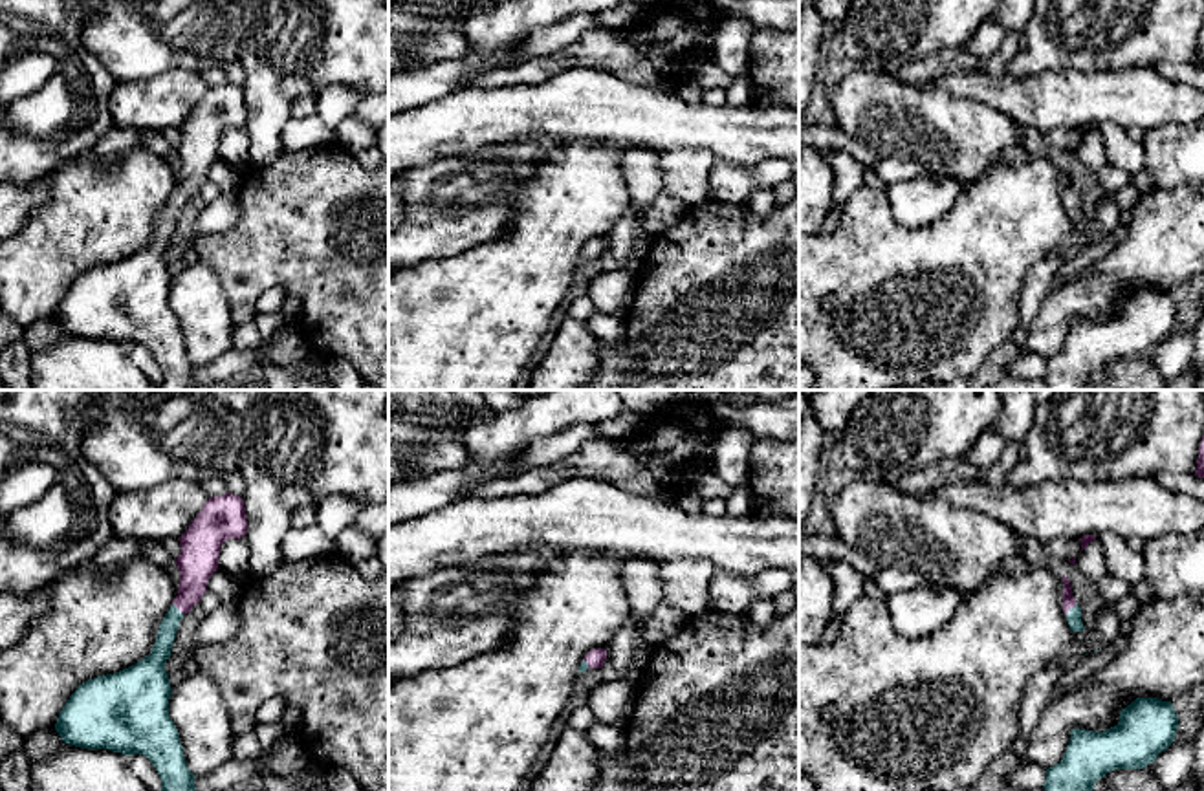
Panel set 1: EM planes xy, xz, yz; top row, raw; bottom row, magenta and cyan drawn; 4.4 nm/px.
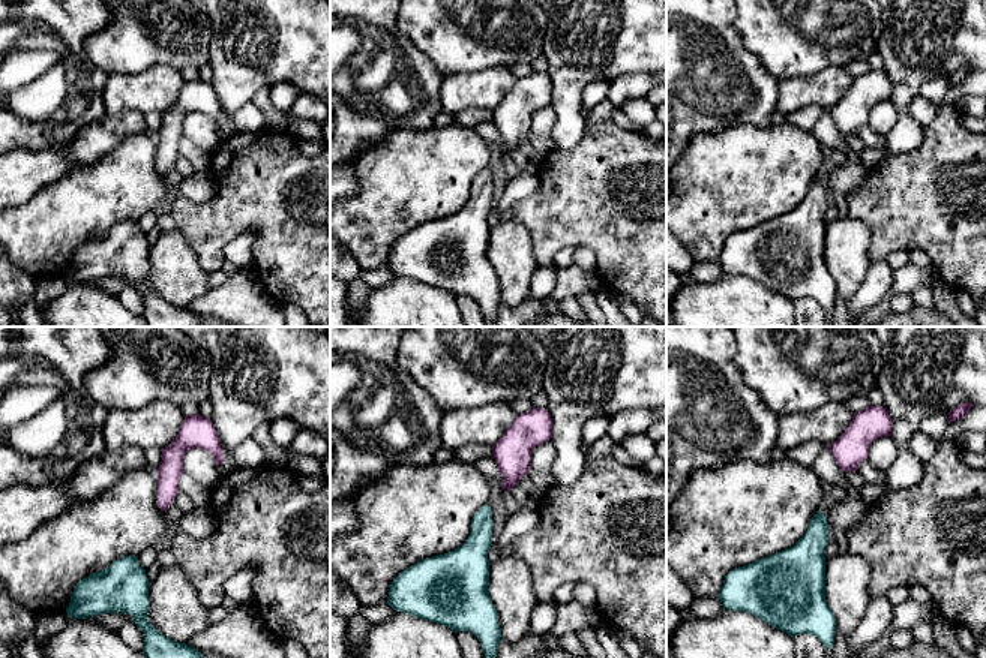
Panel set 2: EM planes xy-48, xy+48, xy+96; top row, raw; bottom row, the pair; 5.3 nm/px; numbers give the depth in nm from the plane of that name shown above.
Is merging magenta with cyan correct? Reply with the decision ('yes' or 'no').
yes

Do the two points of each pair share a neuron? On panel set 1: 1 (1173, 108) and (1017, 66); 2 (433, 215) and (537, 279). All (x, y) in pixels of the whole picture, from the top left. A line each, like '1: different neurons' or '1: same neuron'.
1: different neurons
2: different neurons

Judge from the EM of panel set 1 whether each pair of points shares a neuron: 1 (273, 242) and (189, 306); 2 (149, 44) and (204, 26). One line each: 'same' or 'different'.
1: different
2: same

